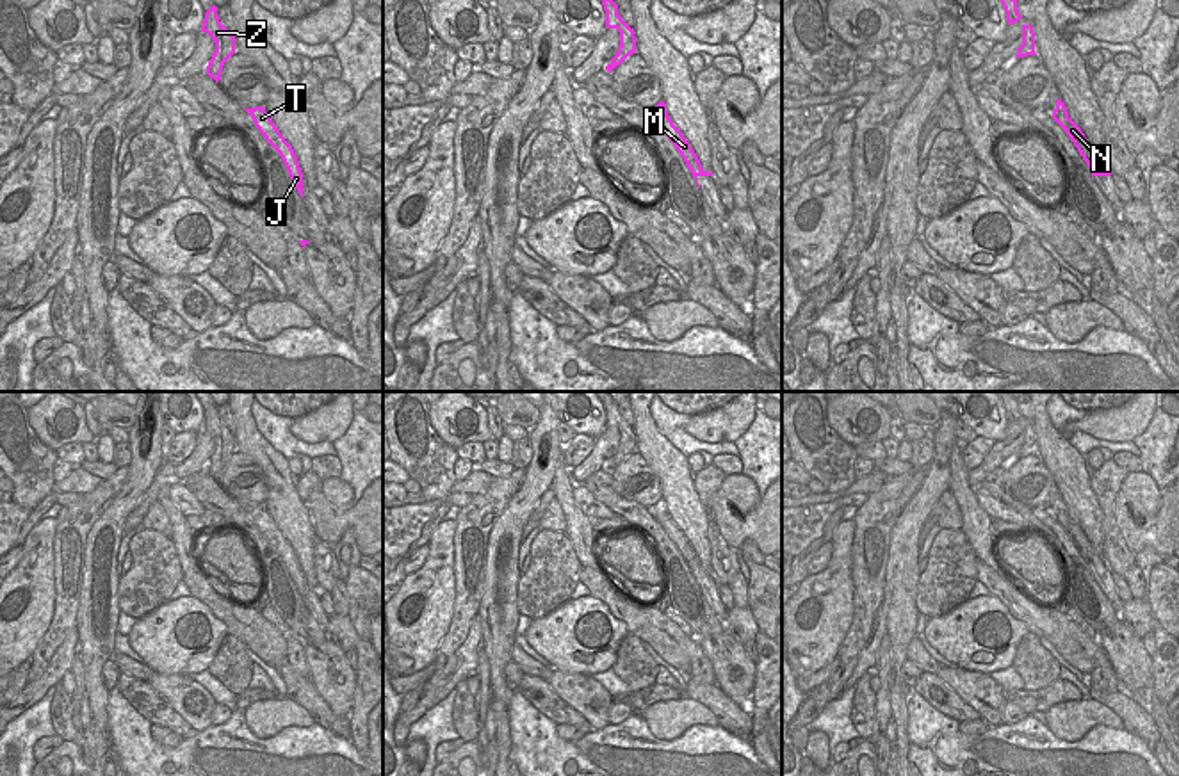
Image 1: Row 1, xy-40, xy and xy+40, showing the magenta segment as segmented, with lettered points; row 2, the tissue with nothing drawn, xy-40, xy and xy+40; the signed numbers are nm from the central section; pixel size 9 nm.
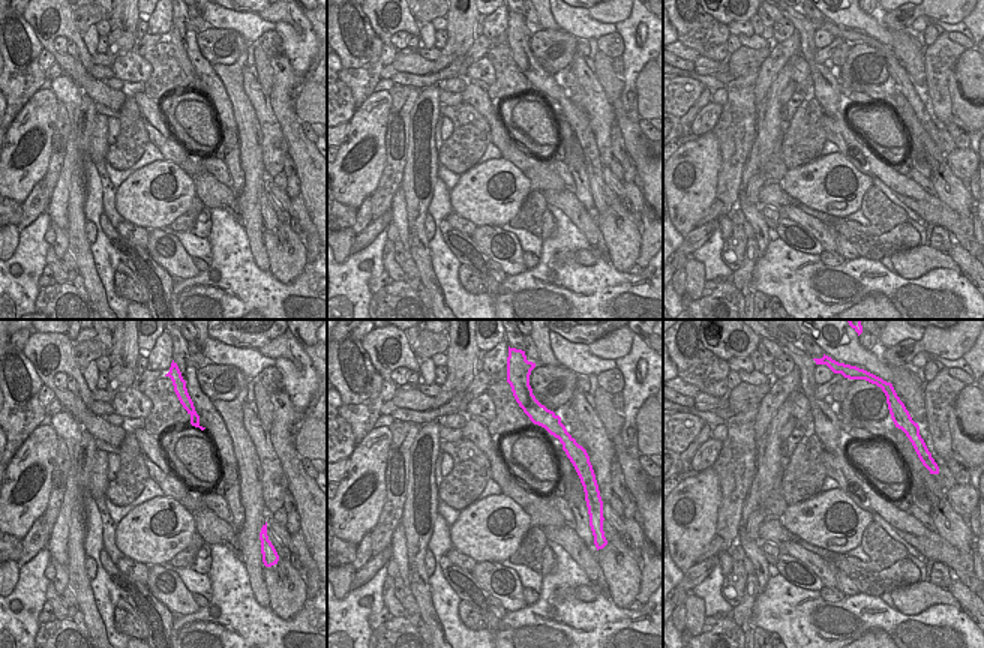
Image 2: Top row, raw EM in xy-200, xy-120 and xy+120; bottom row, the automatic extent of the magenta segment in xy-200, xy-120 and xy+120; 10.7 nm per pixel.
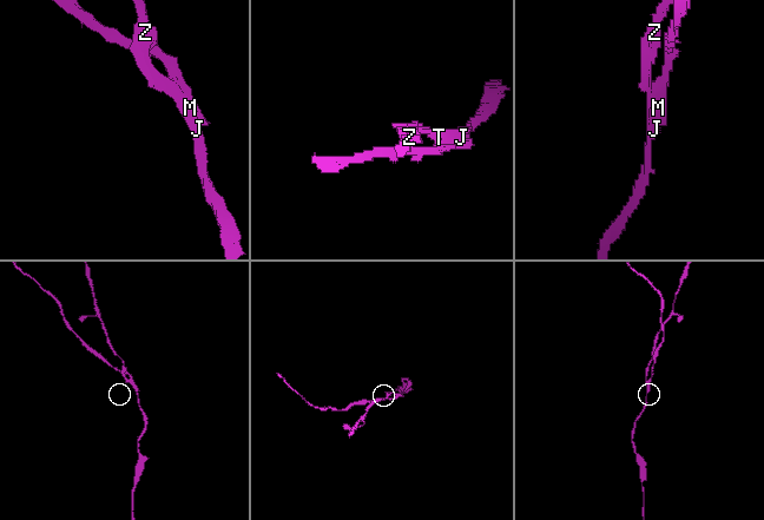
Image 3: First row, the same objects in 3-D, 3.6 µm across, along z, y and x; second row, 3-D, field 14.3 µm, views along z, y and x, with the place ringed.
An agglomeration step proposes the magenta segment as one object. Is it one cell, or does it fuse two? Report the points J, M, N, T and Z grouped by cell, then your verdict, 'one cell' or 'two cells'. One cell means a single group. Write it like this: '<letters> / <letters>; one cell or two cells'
J M T Z / N; two cells

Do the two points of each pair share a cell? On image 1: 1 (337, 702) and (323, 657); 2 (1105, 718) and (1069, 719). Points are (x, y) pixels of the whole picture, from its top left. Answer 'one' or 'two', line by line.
1: one
2: one

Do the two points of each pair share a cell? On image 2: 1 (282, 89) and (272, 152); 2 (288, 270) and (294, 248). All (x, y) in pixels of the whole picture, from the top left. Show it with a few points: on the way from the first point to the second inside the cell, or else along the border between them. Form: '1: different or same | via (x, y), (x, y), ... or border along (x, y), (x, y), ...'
1: different | border along (267, 95), (288, 153)
2: same | via (288, 264), (288, 254)

